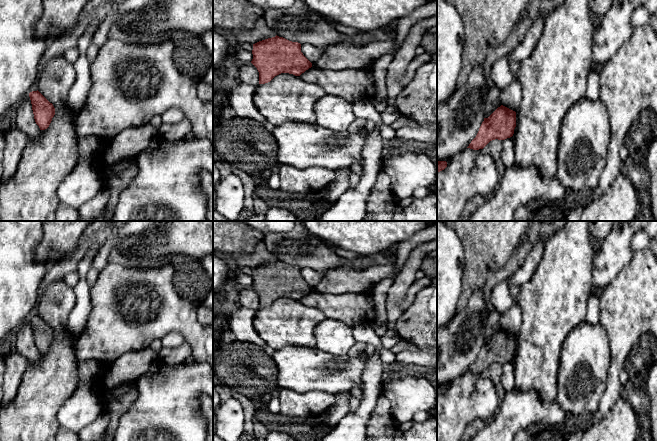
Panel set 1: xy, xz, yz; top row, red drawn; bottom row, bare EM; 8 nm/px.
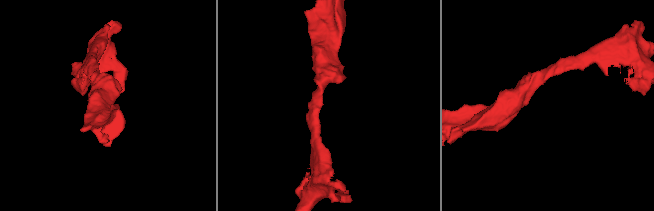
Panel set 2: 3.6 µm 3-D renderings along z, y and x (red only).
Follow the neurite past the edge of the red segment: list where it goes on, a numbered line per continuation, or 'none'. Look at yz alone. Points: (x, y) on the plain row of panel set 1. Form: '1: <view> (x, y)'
none

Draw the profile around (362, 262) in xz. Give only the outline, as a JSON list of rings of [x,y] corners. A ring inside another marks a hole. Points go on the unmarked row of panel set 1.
[[[358,256],[354,259],[351,259],[350,261],[353,265],[362,269],[376,265],[369,256]]]

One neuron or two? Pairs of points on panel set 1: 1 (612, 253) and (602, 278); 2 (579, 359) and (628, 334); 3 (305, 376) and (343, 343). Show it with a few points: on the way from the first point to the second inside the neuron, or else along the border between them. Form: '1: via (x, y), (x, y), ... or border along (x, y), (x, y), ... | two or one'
1: via (610, 259), (606, 272) | one
2: border along (599, 322), (607, 335), (610, 352), (608, 368) | two
3: border along (315, 346), (327, 353), (347, 355) | two

